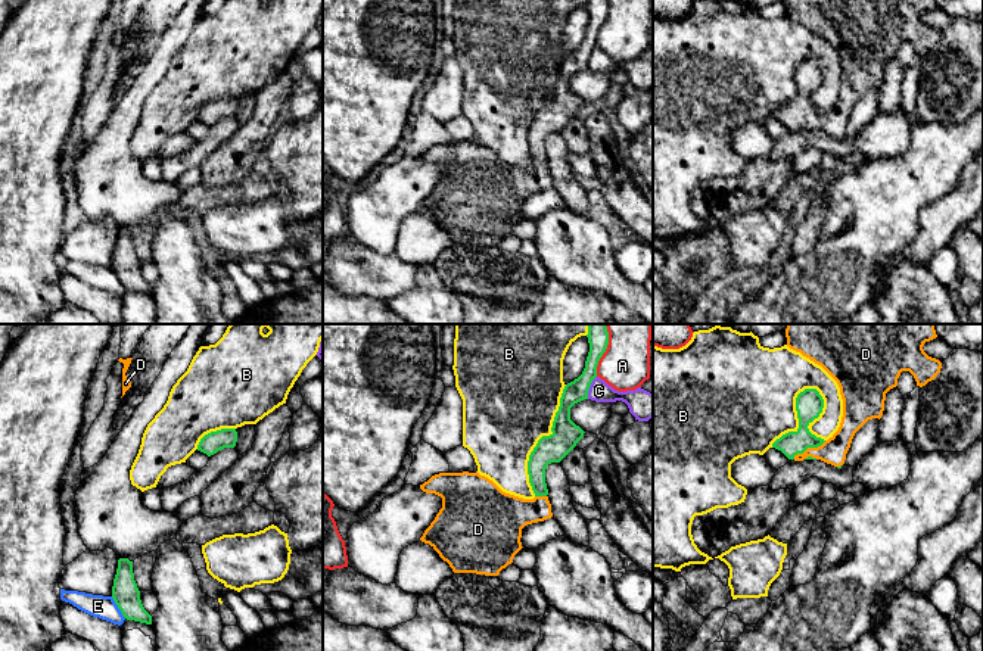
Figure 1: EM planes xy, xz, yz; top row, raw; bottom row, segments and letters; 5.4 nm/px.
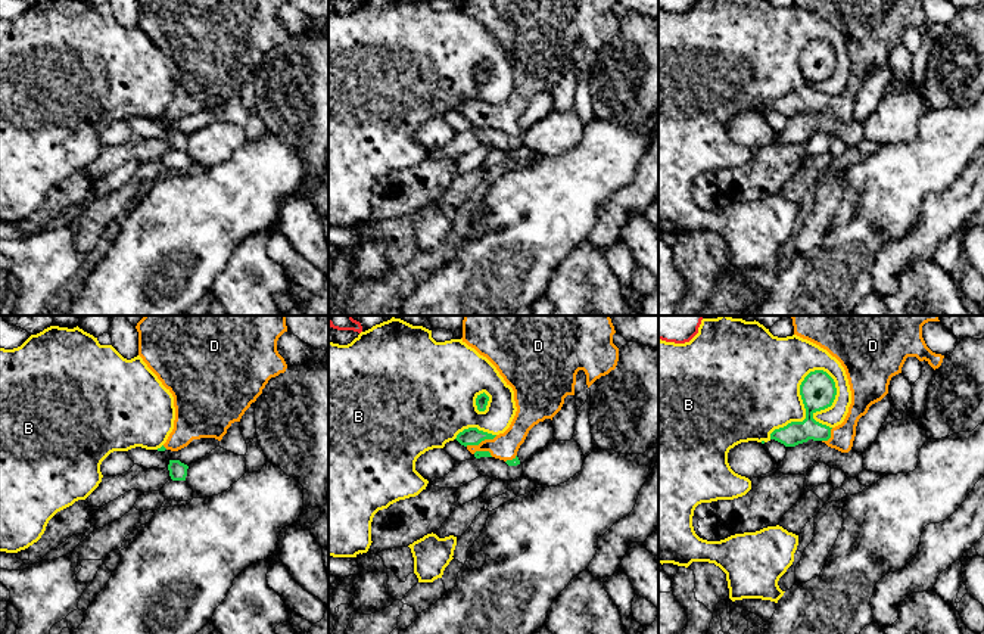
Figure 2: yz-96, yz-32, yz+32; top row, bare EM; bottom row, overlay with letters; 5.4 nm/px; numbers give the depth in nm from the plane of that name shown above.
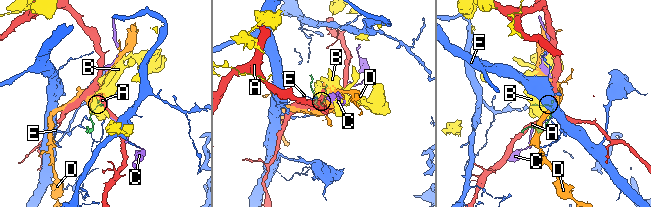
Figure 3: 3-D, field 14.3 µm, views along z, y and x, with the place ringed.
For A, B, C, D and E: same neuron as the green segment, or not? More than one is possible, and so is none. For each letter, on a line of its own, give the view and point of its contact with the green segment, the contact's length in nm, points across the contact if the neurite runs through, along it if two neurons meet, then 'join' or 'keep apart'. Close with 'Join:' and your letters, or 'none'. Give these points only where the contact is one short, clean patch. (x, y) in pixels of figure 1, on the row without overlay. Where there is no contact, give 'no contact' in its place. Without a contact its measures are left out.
A: xz (603, 22) | 260 nm | keep apart
B: yz (798, 87) | 400 nm | keep apart
C: xz (588, 58) | 140 nm | along xz (596, 46), (587, 68) | keep apart
D: yz (809, 117) | 200 nm | across yz (809, 74), (809, 117), (833, 121) | join
E: xy (118, 277) | 150 nm | along xy (111, 267), (126, 287) | keep apart
Join: D

